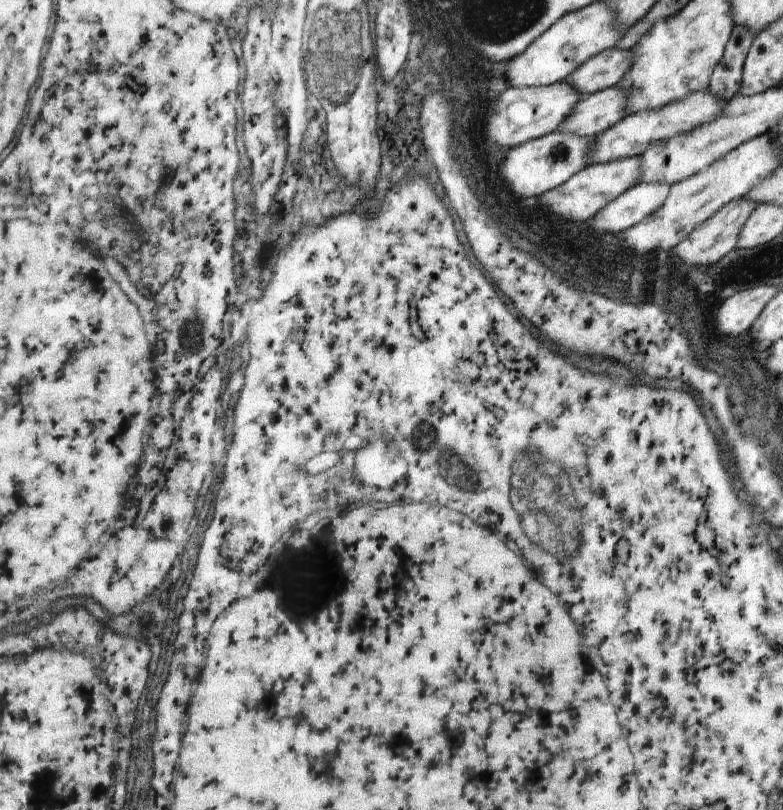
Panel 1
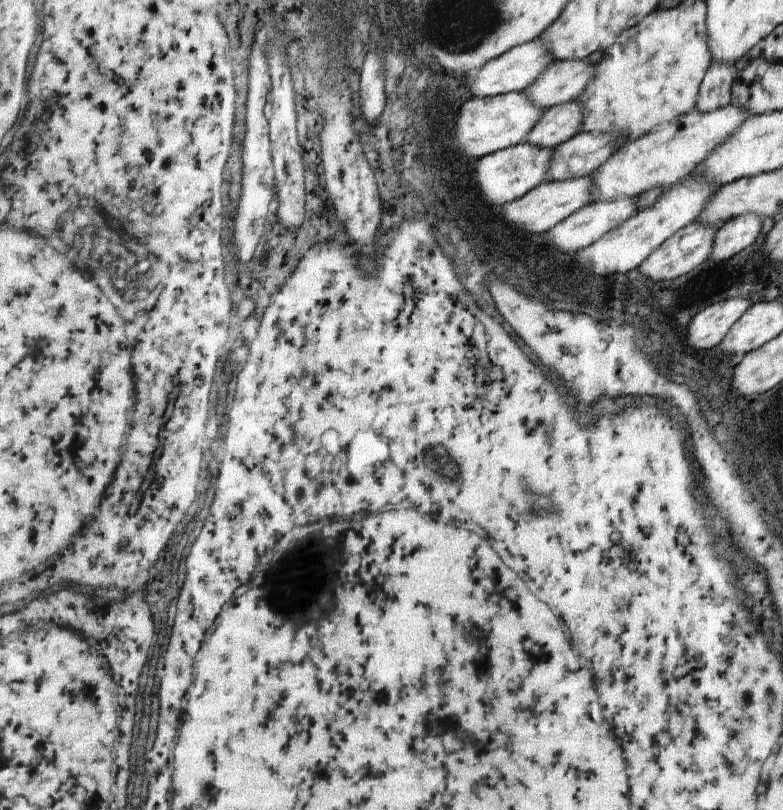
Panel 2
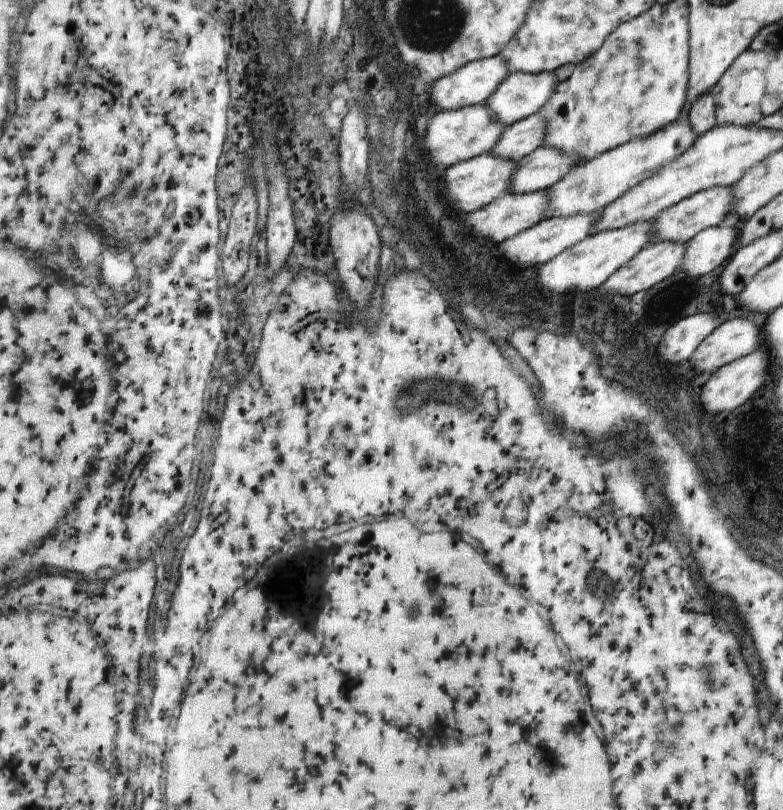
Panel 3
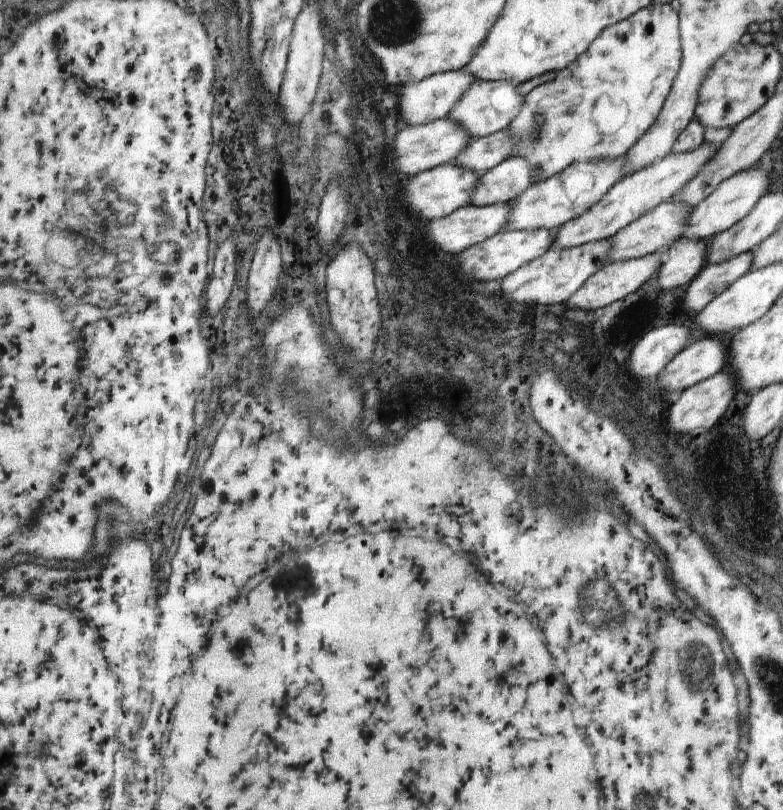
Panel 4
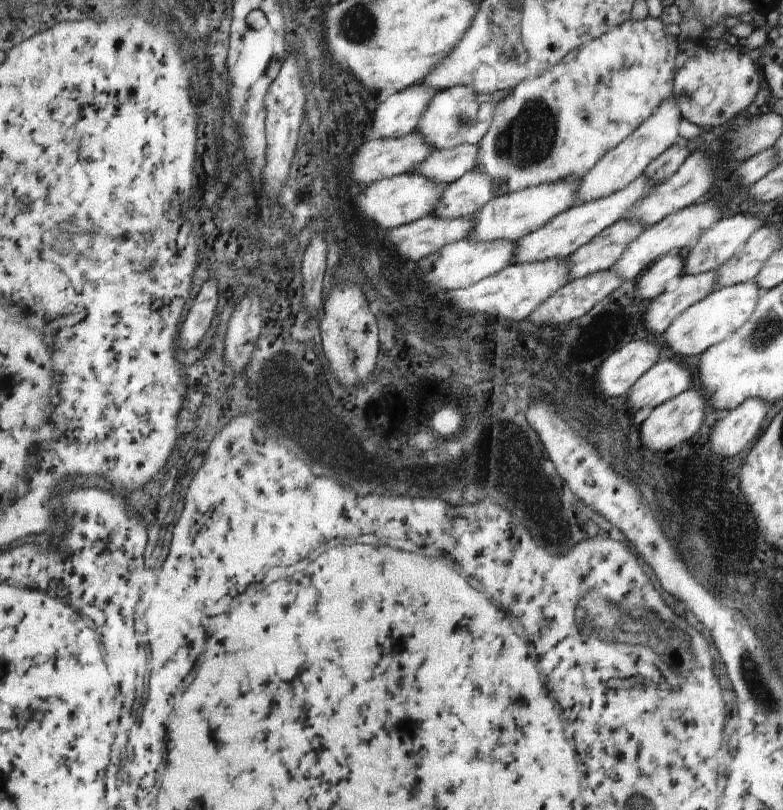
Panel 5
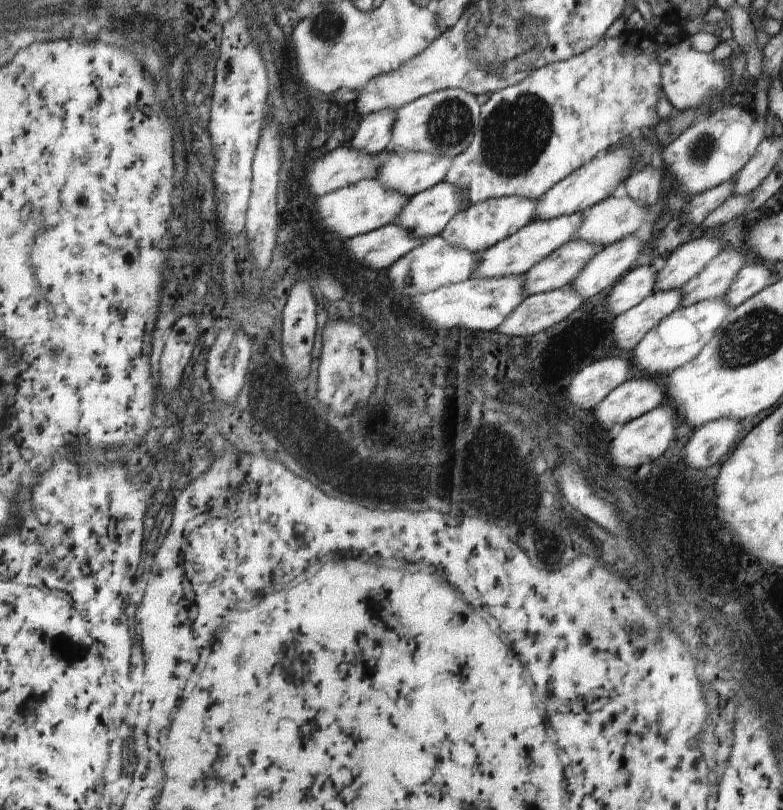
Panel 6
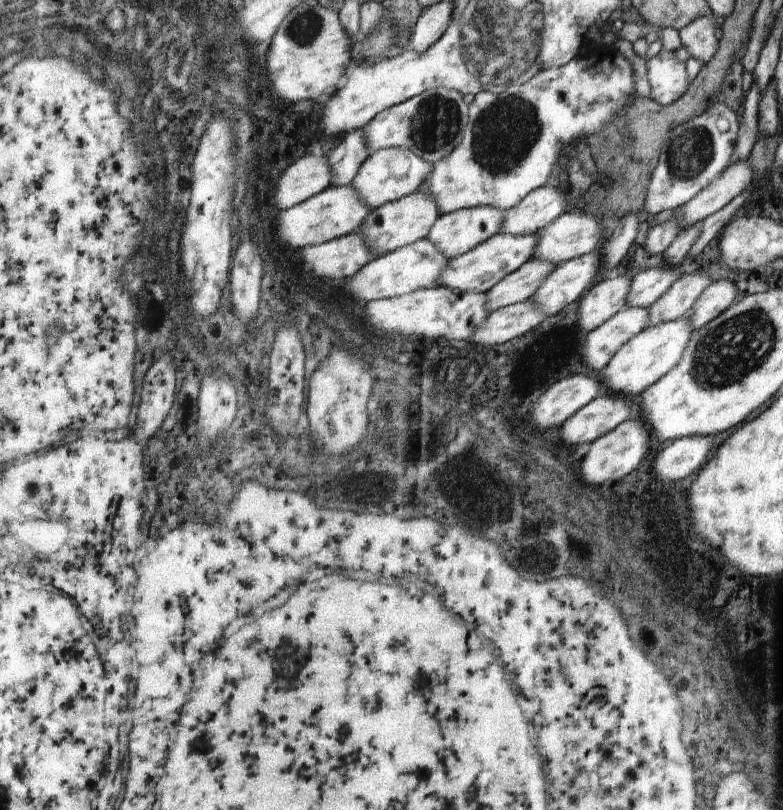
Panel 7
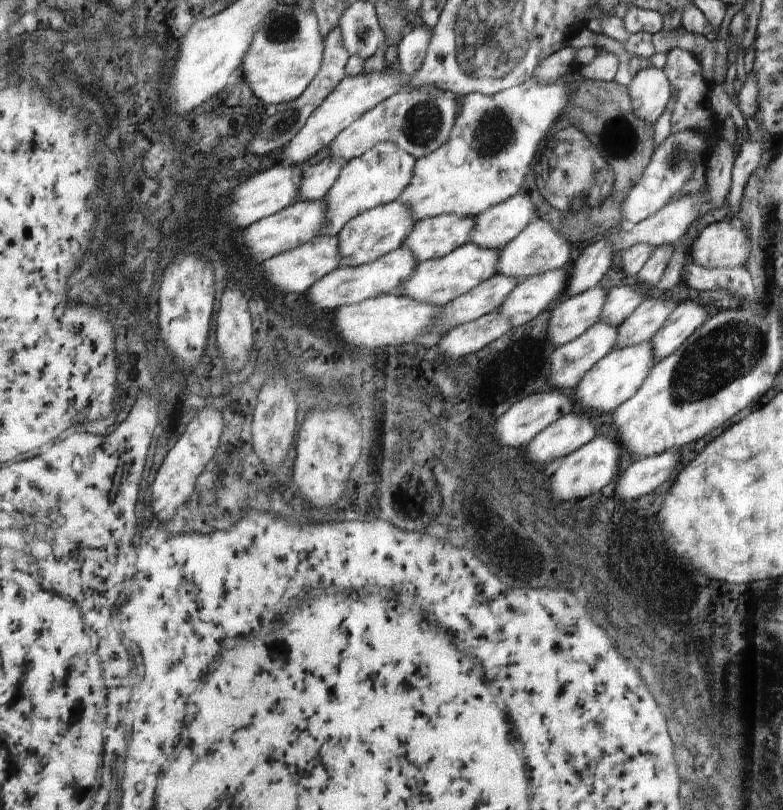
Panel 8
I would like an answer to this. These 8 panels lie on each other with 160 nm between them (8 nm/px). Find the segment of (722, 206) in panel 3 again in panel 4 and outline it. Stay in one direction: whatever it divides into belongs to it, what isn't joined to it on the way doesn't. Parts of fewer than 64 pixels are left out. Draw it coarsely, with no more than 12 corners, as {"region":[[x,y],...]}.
{"region":[[664,201],[611,238],[607,262],[680,238],[691,208]]}

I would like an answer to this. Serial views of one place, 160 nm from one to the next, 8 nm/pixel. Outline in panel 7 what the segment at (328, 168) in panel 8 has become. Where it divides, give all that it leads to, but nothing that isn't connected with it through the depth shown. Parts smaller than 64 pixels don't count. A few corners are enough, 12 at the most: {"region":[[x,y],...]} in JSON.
{"region":[[362,128],[332,150],[332,185],[352,184],[370,154]]}

